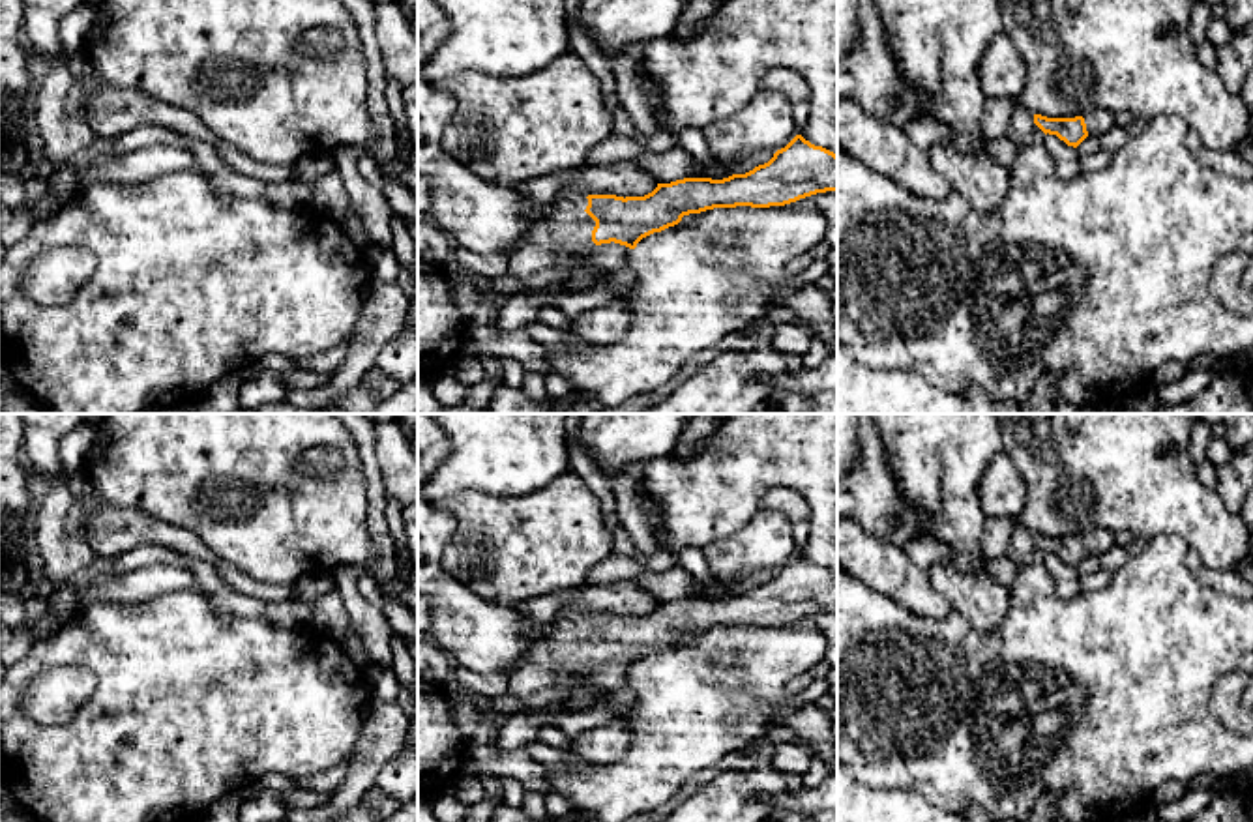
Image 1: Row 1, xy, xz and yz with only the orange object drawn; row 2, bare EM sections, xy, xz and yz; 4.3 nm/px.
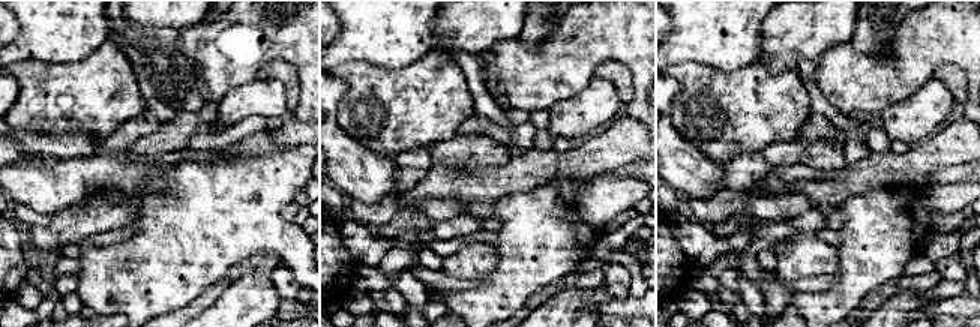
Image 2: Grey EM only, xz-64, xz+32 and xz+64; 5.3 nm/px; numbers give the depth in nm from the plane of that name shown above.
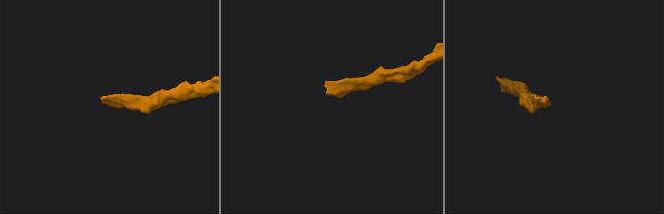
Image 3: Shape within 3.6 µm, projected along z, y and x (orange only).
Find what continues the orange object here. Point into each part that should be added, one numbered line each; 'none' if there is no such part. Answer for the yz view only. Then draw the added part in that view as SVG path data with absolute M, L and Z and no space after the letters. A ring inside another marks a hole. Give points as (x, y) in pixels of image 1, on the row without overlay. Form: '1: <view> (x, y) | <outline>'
1: yz (1098, 542) | M1098 528L1083 536L1086 543L1086 550L1092 556L1103 556L1111 547L1116 545L1114 532L1107 528Z

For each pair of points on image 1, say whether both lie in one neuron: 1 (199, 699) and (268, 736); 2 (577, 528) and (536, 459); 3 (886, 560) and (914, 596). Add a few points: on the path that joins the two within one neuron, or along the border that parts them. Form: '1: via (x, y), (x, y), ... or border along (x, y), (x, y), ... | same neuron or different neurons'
1: via (216, 703), (235, 703), (251, 719) | same neuron
2: border along (566, 469), (540, 489), (508, 499) | different neurons
3: via (890, 570), (907, 587) | same neuron

